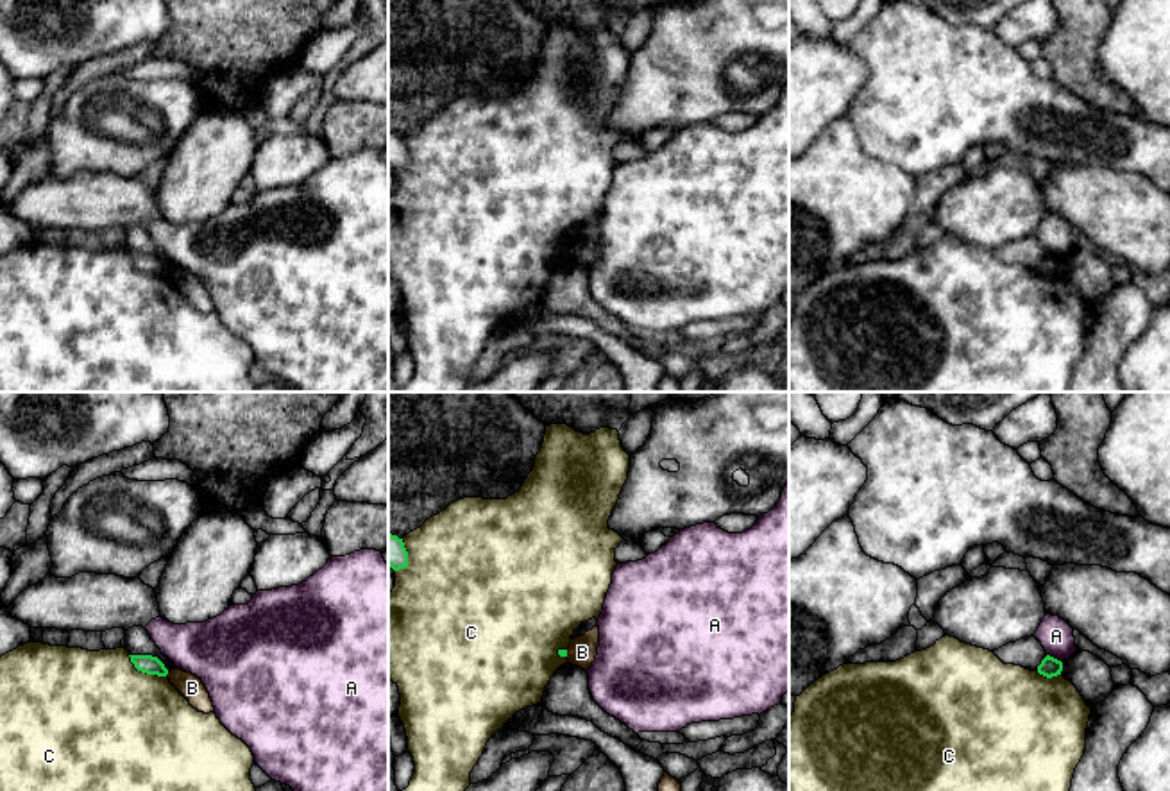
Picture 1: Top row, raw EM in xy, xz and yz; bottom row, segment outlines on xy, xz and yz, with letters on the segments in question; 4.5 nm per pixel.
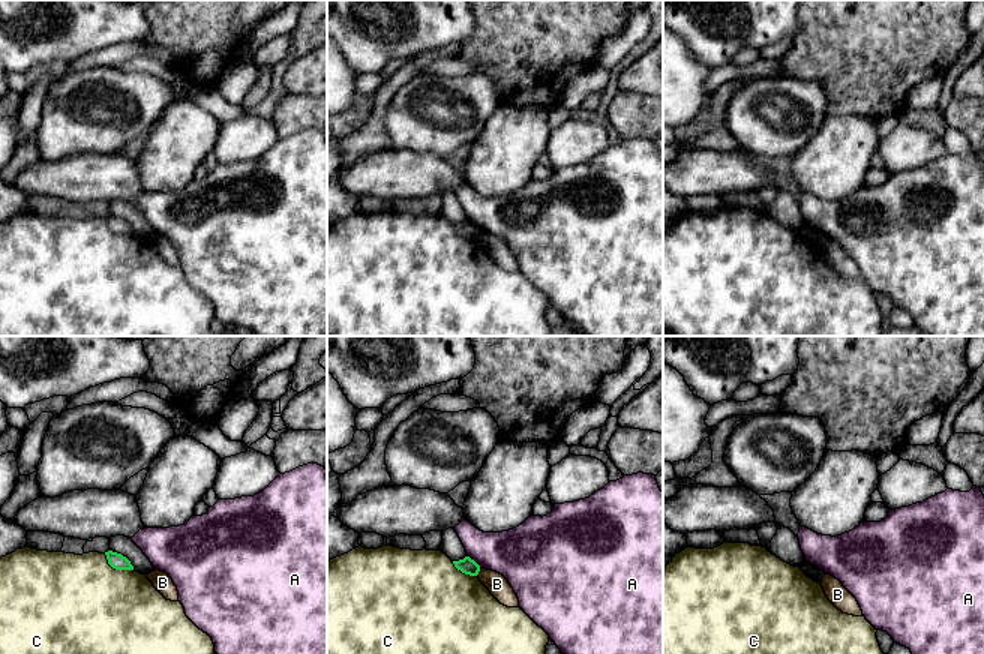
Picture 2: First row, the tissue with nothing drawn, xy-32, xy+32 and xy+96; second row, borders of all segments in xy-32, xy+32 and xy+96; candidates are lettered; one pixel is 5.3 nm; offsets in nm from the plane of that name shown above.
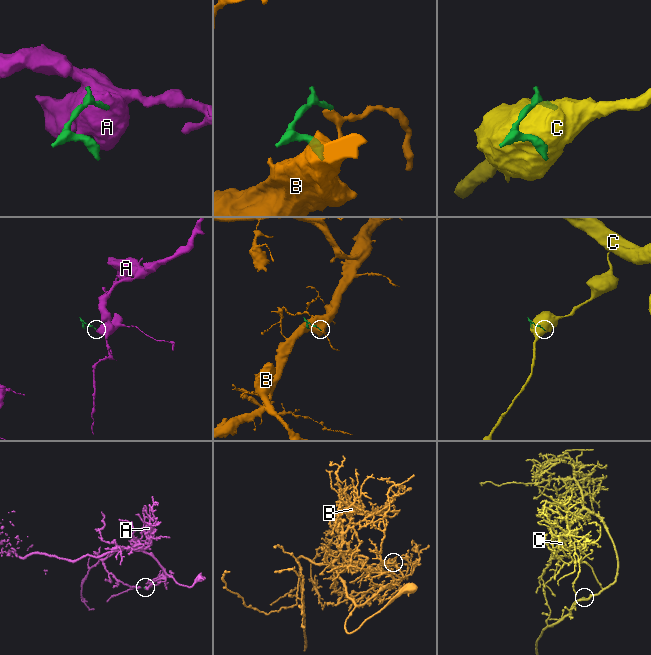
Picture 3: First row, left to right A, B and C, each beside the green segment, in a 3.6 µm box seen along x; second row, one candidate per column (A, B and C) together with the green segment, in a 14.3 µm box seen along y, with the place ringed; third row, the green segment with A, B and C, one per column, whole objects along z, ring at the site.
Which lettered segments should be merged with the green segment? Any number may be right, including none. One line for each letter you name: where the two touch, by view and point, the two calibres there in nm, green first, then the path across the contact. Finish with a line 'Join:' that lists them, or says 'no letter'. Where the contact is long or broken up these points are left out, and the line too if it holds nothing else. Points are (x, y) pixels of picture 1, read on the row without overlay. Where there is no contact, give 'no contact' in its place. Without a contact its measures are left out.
Join: no letter

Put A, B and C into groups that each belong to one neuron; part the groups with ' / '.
A / B / C

